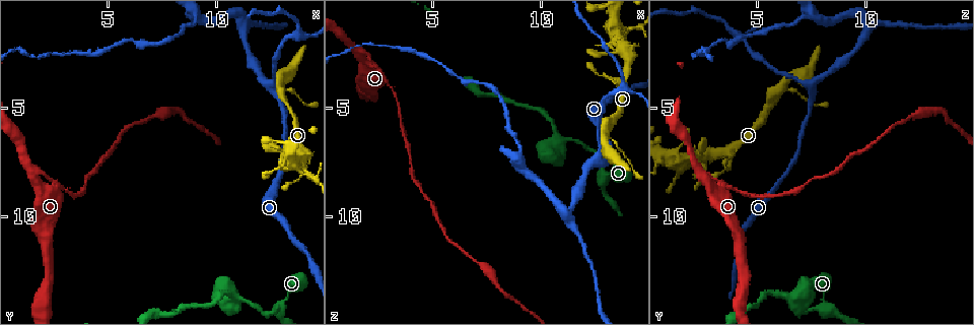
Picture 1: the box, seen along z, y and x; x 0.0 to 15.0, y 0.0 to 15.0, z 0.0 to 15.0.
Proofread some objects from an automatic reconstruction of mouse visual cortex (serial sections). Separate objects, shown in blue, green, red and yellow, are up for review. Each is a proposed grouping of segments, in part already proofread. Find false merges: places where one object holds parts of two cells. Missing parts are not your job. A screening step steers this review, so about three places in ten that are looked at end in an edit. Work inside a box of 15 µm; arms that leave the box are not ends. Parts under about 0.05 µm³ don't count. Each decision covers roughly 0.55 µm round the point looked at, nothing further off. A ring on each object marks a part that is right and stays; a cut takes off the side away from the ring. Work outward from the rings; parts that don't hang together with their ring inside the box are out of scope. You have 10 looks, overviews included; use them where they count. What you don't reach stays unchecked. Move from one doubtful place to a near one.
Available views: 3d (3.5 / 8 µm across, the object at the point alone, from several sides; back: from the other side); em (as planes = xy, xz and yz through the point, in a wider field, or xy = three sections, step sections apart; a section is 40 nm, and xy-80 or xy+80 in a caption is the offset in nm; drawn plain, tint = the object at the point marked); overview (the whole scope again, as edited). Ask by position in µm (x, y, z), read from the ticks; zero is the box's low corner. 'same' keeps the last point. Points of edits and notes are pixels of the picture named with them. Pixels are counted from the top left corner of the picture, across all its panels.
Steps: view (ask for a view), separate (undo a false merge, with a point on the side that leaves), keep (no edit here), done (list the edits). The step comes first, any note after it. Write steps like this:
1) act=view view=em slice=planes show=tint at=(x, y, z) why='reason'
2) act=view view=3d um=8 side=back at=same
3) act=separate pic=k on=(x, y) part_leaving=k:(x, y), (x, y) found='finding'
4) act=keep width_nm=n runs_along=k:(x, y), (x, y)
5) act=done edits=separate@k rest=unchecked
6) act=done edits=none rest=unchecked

act=view view=3d um=3.5 side=back at=(12.6, 4.2, 7.6) why='three arms meet'

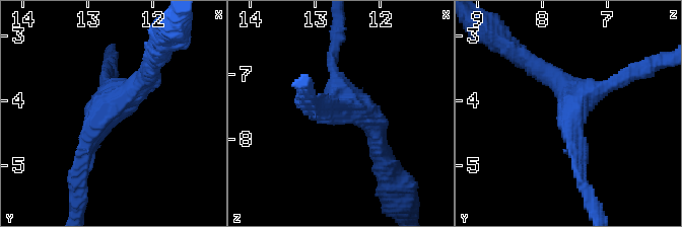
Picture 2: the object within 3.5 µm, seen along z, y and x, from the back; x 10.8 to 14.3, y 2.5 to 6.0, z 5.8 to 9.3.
act=view view=em slice=planes show=tint at=(12.70, 4.15, 7.55) arms=3 arm_widths_nm=200,200,350

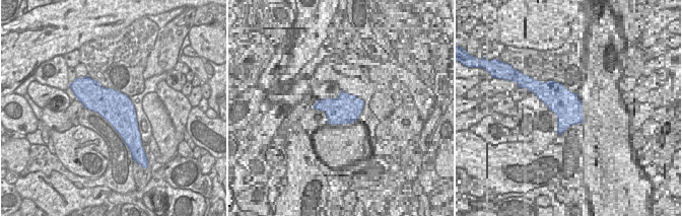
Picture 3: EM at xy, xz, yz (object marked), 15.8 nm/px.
act=view view=em slice=xy step=2 show=tint at=same

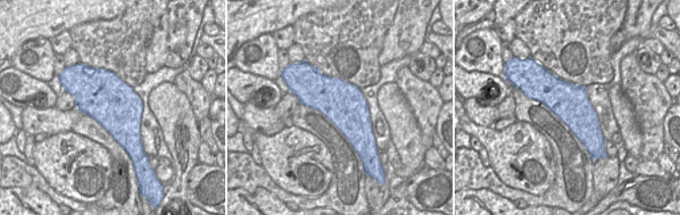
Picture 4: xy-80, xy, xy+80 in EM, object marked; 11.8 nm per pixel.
act=keep width_nm=500 runs_along=2:(79, 166), (97, 117), (150, 73) found='one cell here'

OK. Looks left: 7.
act=view view=3d um=8 at=(12.9, 14.2, 8.1) why='narrows sharply'

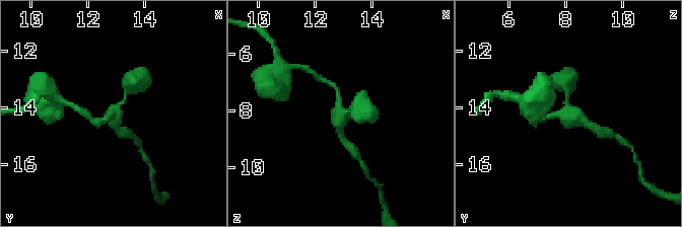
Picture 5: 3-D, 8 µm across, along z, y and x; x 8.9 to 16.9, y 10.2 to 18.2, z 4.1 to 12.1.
act=view view=3d um=3.5 at=(12.9, 14.2, 8.0)

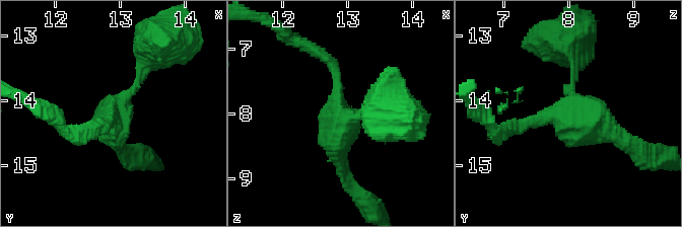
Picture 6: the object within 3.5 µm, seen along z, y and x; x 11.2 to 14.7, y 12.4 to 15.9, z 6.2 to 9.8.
act=view view=em slice=xy step=1 show=tint at=(12.95, 14.15, 8.10)

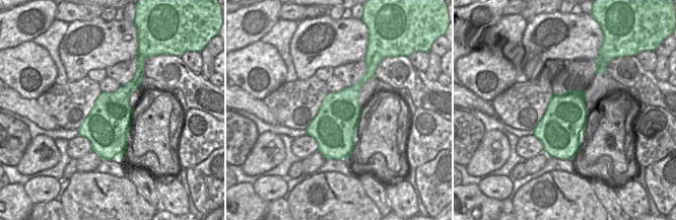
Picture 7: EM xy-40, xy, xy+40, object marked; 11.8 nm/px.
act=keep found='continuous, no second cell'

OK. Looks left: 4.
act=view view=3d um=3.5 at=(2.9, 8.8, 3.7) why='thick turns thin'

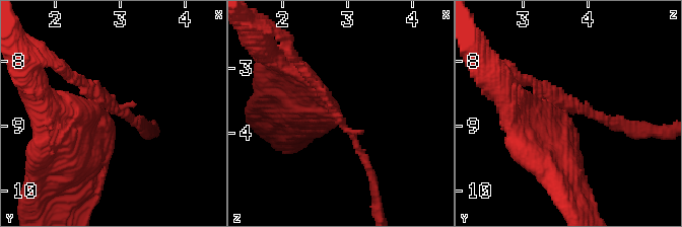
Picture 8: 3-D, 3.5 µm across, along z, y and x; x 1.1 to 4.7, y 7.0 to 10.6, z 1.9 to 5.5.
act=view view=em slice=xy step=3 show=tint at=(2.95, 8.75, 3.80) arm_widths_nm=150,350 why='need the tissue'

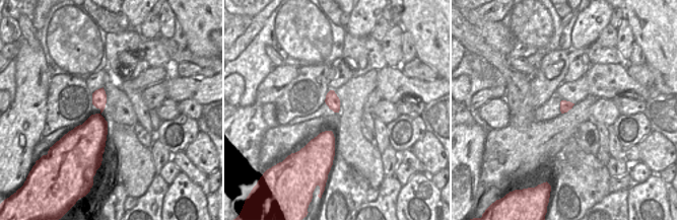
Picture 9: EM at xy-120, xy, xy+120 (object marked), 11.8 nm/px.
act=keep runs_along=8:(307, 107), (332, 107), (368, 172) found='one cell here'

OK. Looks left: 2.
act=view view=3d um=3.5 side=back at=(11.2, 1.2, 10.1) why='three arms meet'

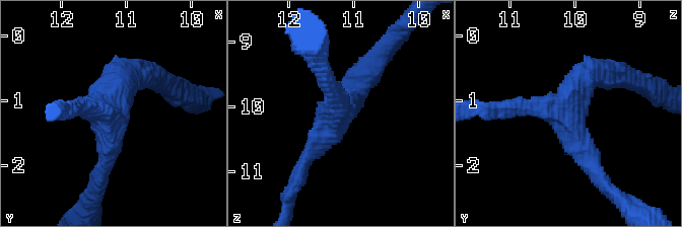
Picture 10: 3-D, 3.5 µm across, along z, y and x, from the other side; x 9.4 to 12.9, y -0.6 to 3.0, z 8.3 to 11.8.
act=view view=em slice=xy step=3 show=tint at=(11.30, 1.15, 10.10) arms=3 arm_widths_nm=250,250,450 why='now the EM'

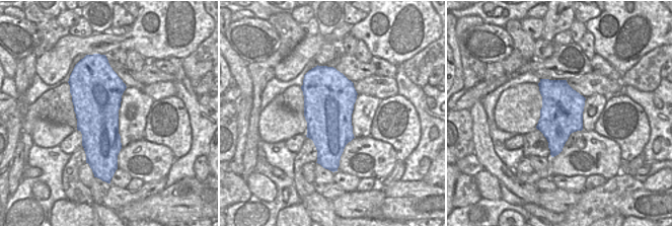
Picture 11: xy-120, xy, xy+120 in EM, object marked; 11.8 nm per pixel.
act=keep width_nm=600 runs_along=10:(100, 170), (110, 99), (134, 74) found='all the same cell'

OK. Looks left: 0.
act=done edits=none rest=unchecked

